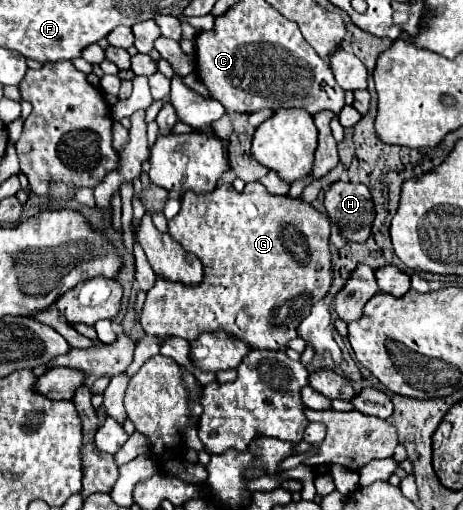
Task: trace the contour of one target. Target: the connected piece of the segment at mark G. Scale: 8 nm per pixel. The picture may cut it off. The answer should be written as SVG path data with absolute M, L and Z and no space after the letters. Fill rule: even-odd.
M259 181L247 183L241 193L229 183L221 183L215 191L205 195L187 191L181 199L179 215L169 221L169 235L201 259L205 279L197 287L187 287L157 277L155 287L147 293L141 313L145 337L136 344L133 361L125 369L125 375L131 379L147 360L159 354L161 343L169 337L193 341L205 331L223 329L247 341L253 349L279 351L287 347L287 343L297 337L297 327L303 317L307 317L313 303L323 299L331 287L333 265L329 251L329 229L329 219L309 203L287 195L271 195Z

